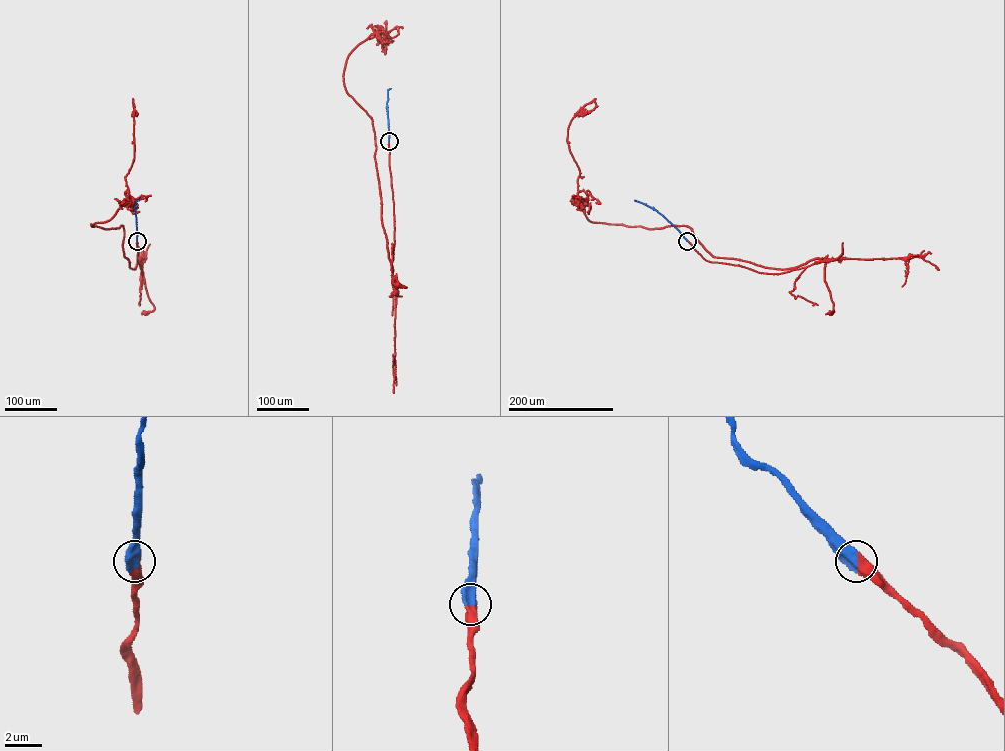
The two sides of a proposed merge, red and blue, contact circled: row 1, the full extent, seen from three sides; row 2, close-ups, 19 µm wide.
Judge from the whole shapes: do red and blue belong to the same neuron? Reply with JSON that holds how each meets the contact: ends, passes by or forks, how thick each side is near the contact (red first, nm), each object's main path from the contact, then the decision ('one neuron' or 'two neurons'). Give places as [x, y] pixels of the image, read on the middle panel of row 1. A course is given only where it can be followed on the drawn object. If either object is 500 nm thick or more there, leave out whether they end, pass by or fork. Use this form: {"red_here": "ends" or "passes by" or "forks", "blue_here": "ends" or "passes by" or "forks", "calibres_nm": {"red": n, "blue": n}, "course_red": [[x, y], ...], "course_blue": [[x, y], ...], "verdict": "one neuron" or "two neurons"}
{"calibres_nm": {"red": 600, "blue": 650}, "course_red": [[389, 141], [394, 227], [392, 276], [406, 287], [397, 285]], "course_blue": [[389, 141], [387, 102], [391, 88]], "verdict": "one neuron"}

